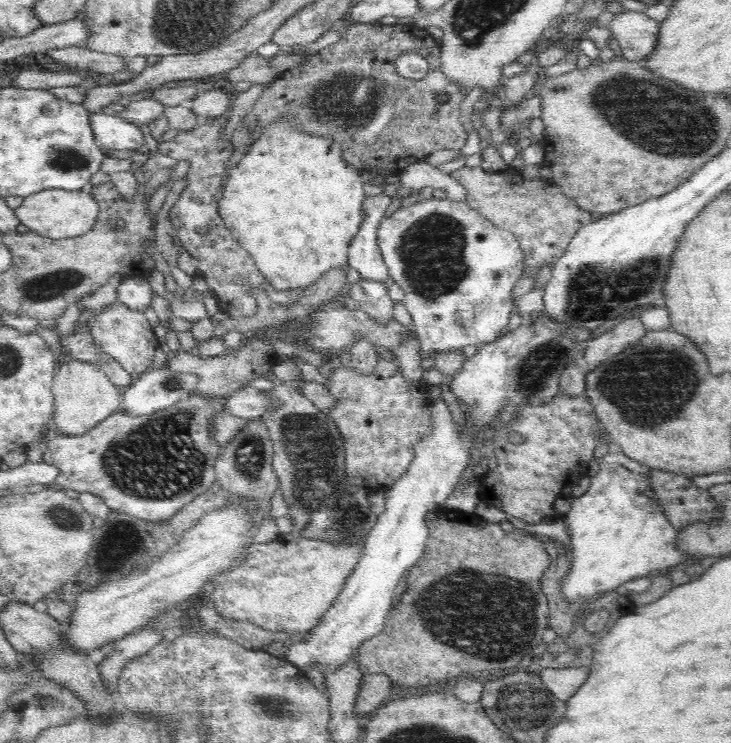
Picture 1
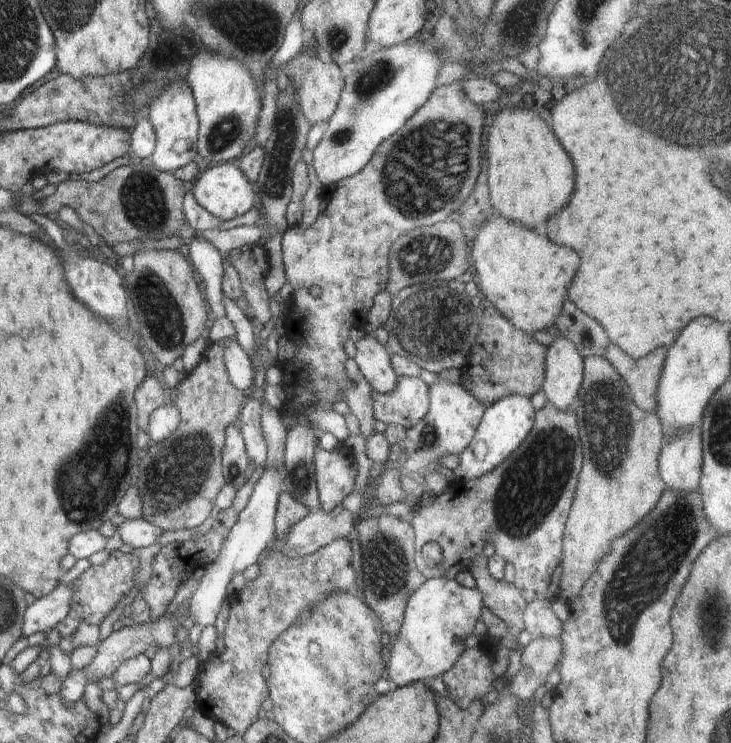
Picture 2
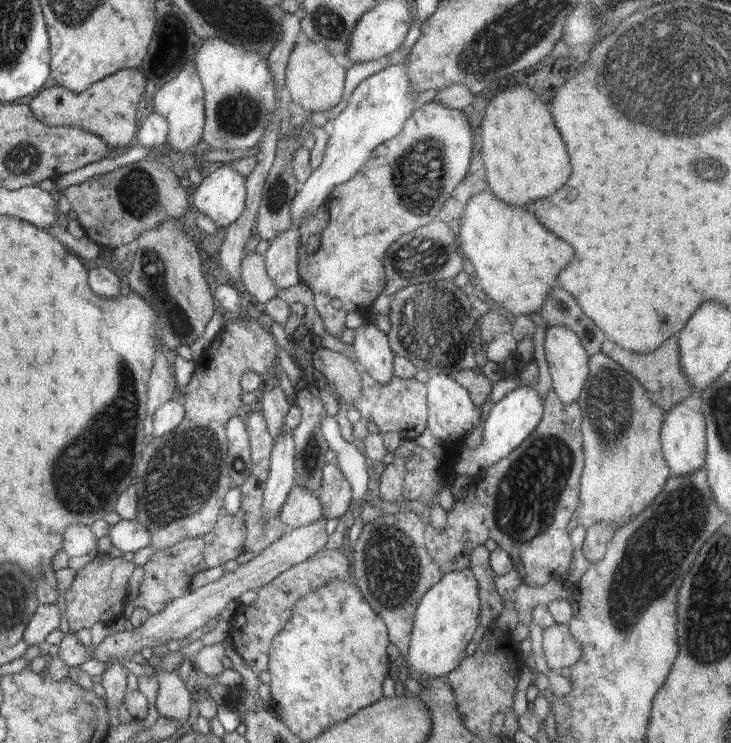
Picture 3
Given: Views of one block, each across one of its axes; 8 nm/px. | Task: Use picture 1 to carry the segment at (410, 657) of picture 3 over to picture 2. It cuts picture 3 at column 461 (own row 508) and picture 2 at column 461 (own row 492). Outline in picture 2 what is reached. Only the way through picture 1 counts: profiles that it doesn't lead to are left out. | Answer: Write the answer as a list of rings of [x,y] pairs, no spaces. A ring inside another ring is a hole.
[[[436,577],[426,579],[420,585],[420,588],[417,588],[409,596],[399,635],[391,646],[390,668],[388,668],[391,686],[397,688],[418,681],[428,682],[450,670],[467,647],[467,640],[472,635],[476,622],[481,620],[482,607],[483,598],[476,587],[464,587],[455,578]]]

